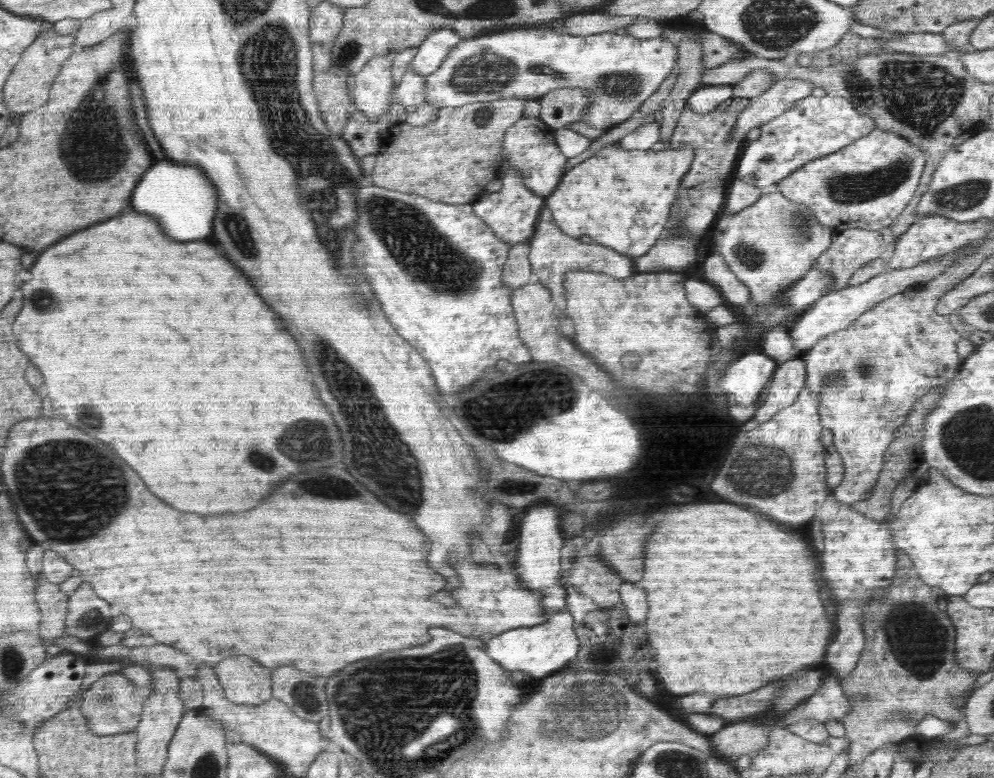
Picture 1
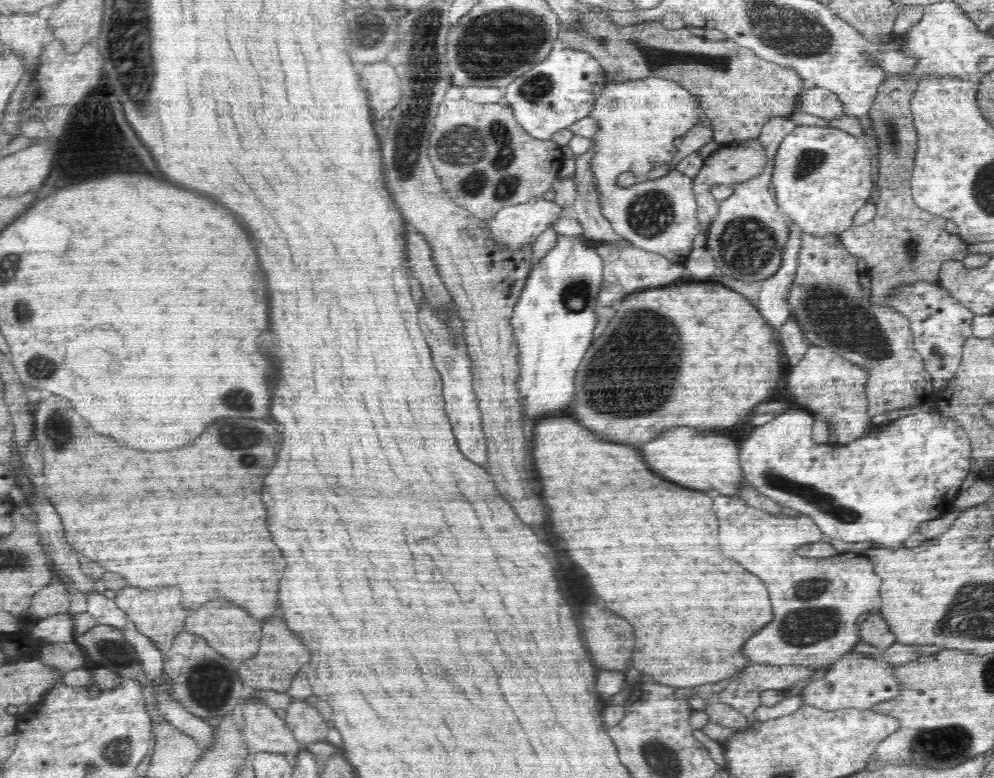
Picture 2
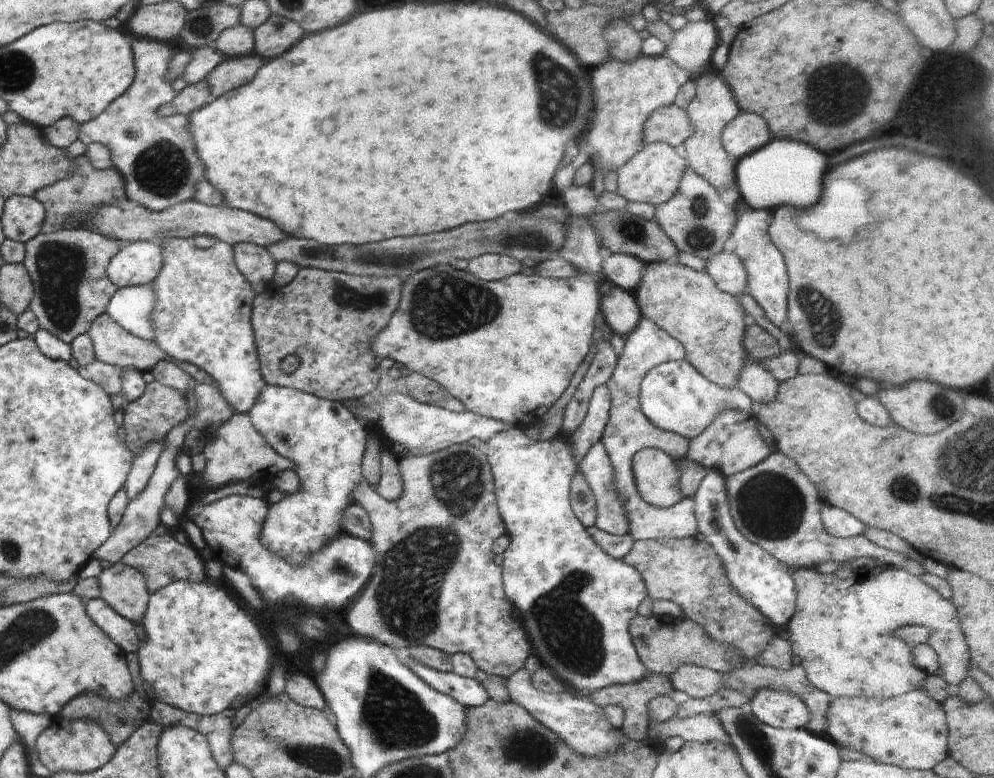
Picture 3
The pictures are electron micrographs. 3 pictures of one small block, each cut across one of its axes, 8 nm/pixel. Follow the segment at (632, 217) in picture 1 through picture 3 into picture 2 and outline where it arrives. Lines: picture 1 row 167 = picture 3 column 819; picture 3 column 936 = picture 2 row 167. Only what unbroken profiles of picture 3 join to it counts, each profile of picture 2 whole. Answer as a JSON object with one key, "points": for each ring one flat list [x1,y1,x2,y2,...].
{"points":[[641,78,626,82,609,82,590,112,590,117,598,121,598,130,592,136,594,158,592,158,592,171,596,179,601,200,601,214,610,221,613,230,627,242,648,252,661,254,672,260,672,263,685,264,687,256,691,253,692,242,696,234,700,233,700,221,697,219,697,203,692,192,692,179,684,173,672,168,668,174,645,182,632,184,628,188,616,186,617,178,623,172,630,171,636,176,648,174,654,166,672,164,678,147,674,146,676,138,684,136,692,126,700,123,700,103,698,99,677,82,665,78]]}

